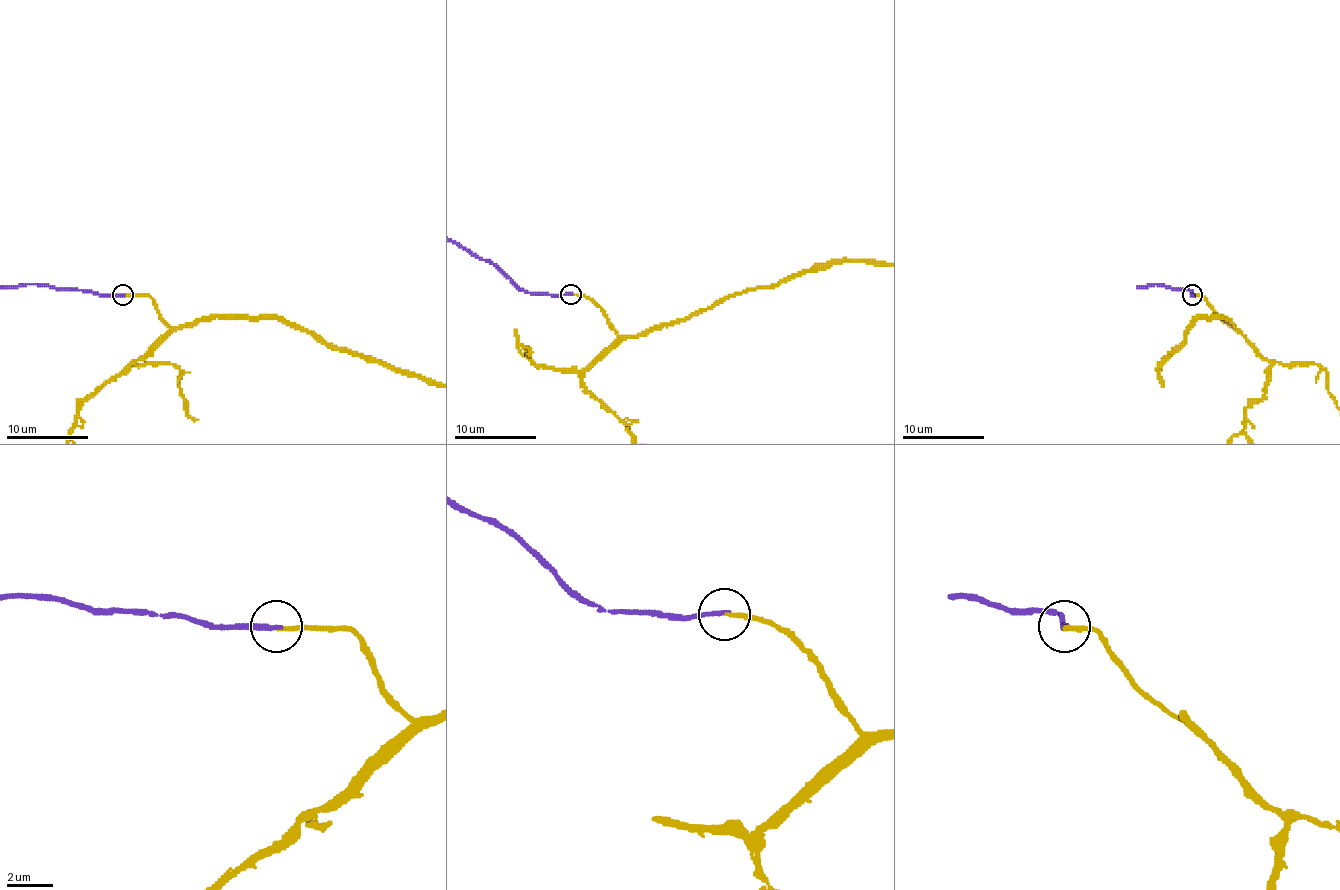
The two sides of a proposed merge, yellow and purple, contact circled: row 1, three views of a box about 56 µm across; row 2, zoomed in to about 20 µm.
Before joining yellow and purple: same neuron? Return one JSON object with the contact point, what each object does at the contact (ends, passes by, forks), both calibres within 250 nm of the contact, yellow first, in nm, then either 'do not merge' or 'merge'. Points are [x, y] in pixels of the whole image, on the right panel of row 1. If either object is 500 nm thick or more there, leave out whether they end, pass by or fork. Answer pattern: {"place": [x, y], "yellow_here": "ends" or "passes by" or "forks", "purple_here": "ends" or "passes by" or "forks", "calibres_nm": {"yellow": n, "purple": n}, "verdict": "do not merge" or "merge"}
{"place": [1192, 295], "yellow_here": "ends", "purple_here": "ends", "calibres_nm": {"yellow": 170, "purple": 200}, "verdict": "merge"}

